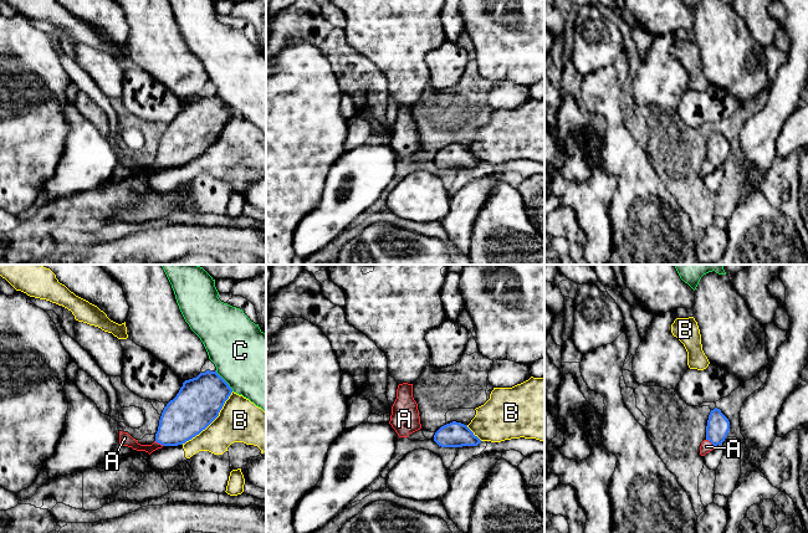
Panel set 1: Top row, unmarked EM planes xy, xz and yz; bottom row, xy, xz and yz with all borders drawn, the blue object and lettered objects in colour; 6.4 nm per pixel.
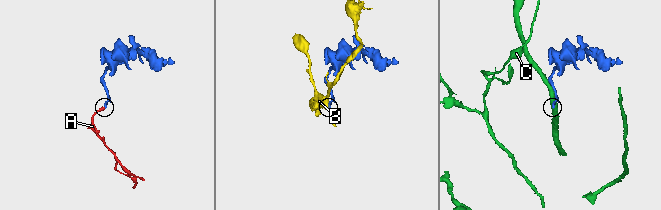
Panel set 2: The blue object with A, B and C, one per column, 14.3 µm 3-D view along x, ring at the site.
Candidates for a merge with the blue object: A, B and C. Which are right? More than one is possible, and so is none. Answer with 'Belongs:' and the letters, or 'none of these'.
Belongs: A

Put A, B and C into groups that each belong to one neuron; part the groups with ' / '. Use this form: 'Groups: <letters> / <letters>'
Groups: A / B / C

